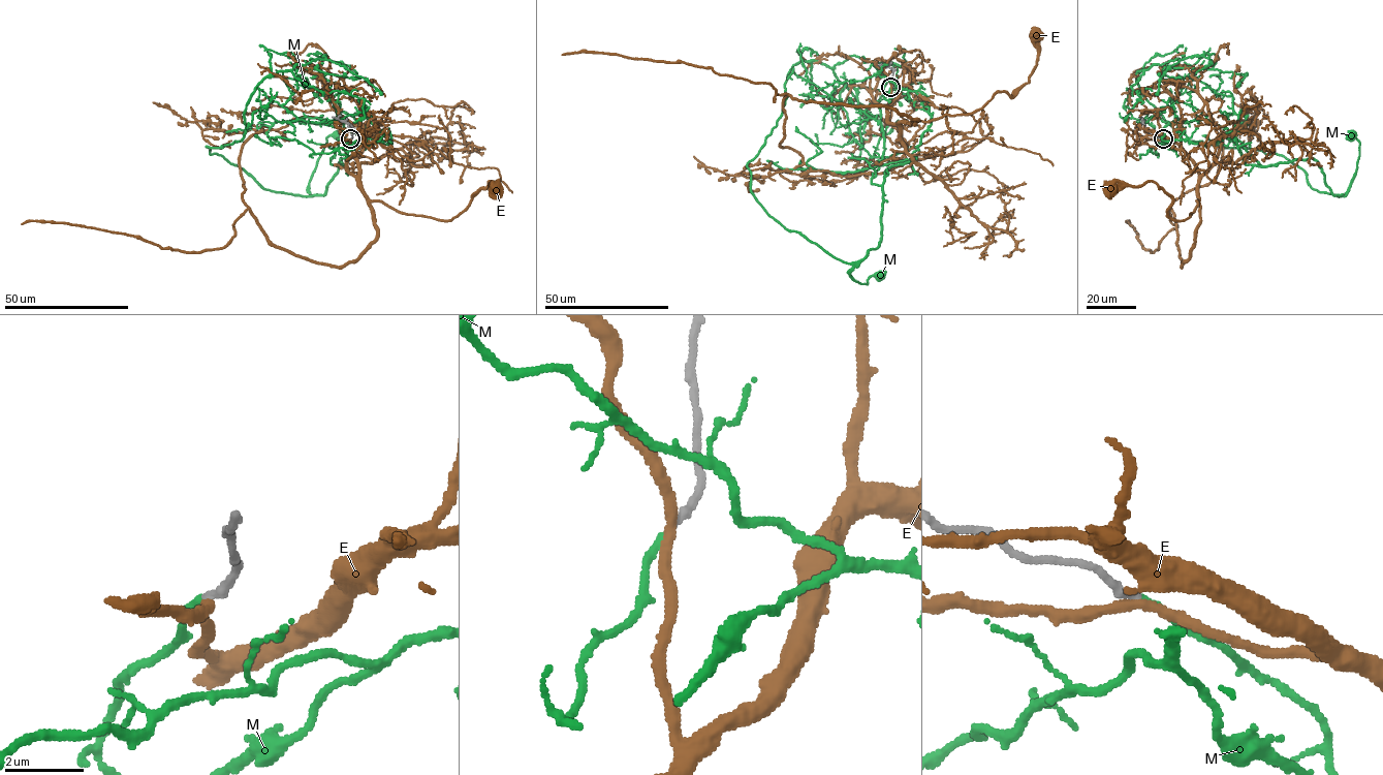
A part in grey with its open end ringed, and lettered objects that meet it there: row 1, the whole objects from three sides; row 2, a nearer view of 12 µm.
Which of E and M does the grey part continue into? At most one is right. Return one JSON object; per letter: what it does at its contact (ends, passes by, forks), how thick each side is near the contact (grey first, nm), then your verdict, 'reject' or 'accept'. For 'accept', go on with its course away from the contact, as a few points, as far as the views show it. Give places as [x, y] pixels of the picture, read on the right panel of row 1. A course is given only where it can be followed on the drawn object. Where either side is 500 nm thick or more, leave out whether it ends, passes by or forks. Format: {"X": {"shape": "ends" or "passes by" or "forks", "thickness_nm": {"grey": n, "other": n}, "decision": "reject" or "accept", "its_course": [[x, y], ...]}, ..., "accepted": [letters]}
{"E": {"shape": "passes by", "thickness_nm": {"grey": 240, "other": 240}, "decision": "reject"}, "M": {"shape": "ends", "thickness_nm": {"grey": 220, "other": 170}, "decision": "accept", "its_course": [[1163, 138], [1175, 151], [1165, 142], [1232, 137], [1260, 166], [1314, 158], [1343, 195], [1353, 135]]}, "accepted": ["M"]}

